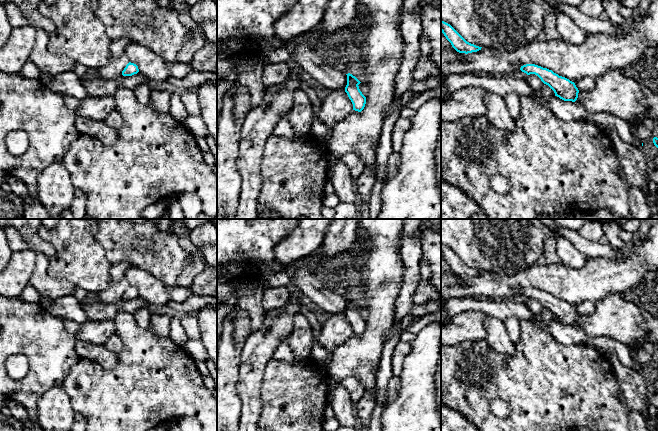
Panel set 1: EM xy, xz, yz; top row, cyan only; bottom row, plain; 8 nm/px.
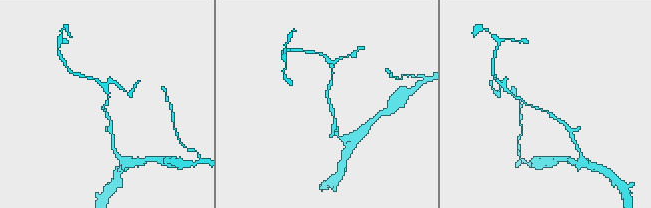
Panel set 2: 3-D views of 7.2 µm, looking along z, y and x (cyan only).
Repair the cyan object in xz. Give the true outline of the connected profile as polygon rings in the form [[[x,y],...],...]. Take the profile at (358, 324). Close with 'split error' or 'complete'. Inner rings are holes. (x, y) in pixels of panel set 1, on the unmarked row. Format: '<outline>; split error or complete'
[[[350,297],[346,299],[347,309],[345,311],[345,316],[353,328],[353,334],[361,336],[366,328],[366,321],[362,318],[358,310],[361,306]]]; complete

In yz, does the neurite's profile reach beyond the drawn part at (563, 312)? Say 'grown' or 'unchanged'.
unchanged

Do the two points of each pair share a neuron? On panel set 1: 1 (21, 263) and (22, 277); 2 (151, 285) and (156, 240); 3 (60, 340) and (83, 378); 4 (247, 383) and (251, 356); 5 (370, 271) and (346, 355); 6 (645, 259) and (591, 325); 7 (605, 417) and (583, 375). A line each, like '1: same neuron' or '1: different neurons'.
1: same neuron
2: different neurons
3: different neurons
4: same neuron
5: same neuron
6: different neurons
7: same neuron

